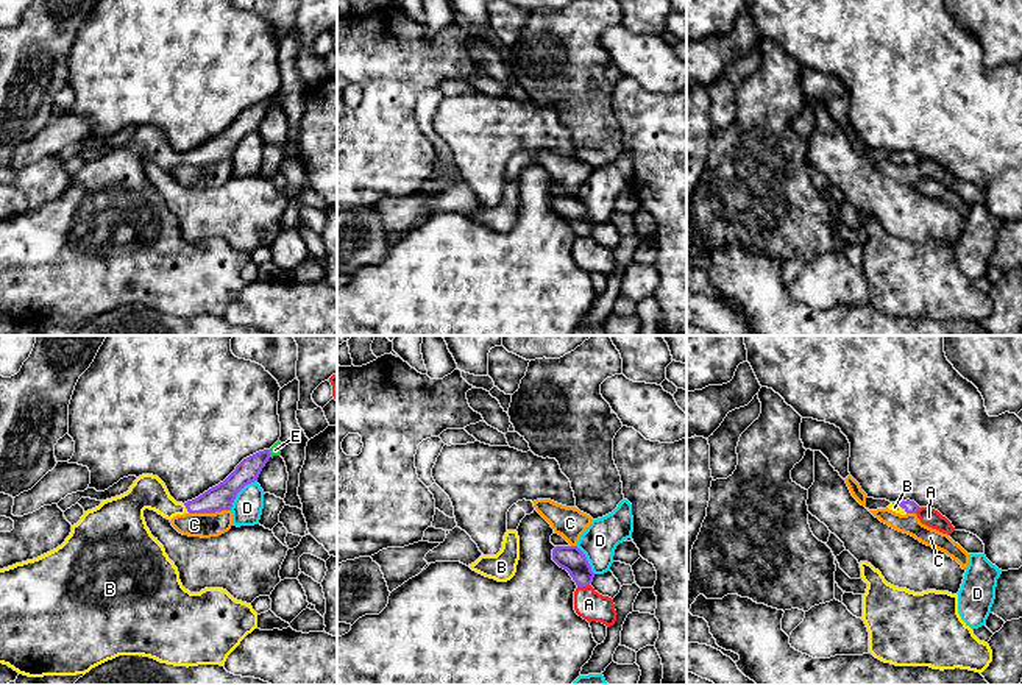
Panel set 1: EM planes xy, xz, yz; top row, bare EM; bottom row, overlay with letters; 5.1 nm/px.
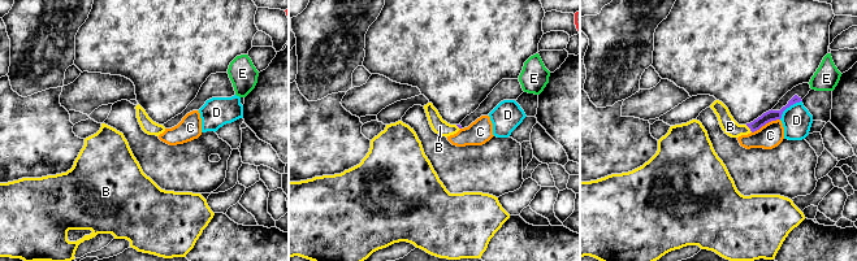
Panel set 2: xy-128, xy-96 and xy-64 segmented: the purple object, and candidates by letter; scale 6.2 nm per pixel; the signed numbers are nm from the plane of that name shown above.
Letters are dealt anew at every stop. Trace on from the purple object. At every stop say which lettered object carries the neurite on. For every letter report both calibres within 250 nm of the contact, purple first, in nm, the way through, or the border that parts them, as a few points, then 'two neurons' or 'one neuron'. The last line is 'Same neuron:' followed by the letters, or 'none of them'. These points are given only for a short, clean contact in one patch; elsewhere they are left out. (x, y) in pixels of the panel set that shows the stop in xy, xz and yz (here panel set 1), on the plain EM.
A: calibres 130 and 150 nm; two neurons
B: calibres 130 and 180 nm; way xy (219, 149), (186, 158), (167, 158), (149, 142); one neuron
C: calibres 130 and 130 nm; border xy (230, 159), (189, 164); two neurons
D: calibres 130 and 160 nm; border xy (256, 130), (237, 144), (230, 159); two neurons
E: calibres 120 and 60 nm; border xy (269, 100), (270, 106); two neurons
Same neuron: B

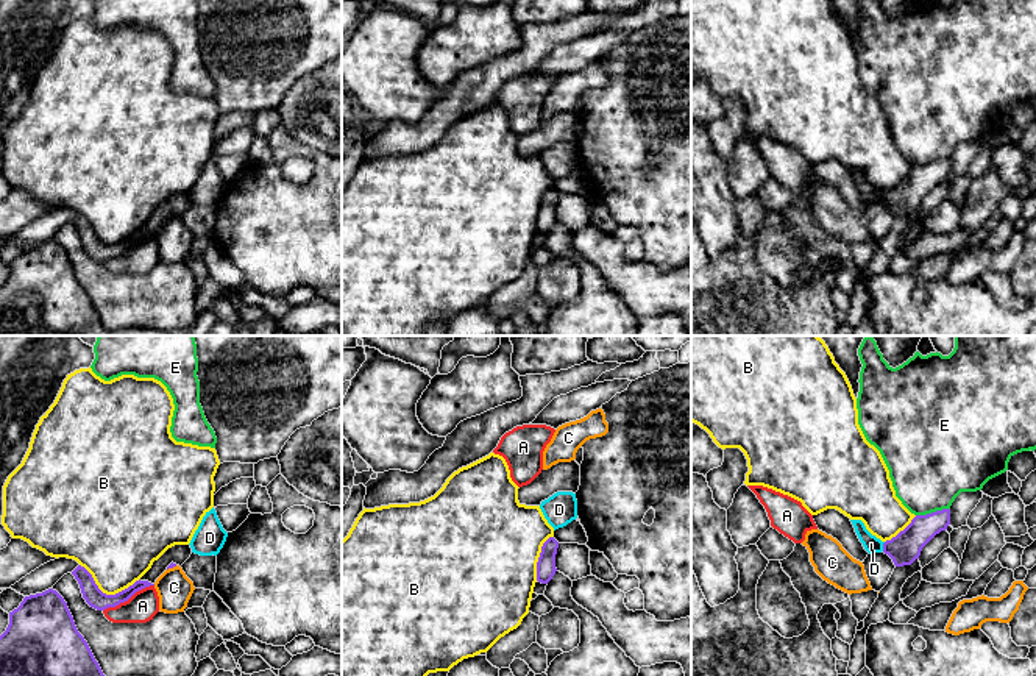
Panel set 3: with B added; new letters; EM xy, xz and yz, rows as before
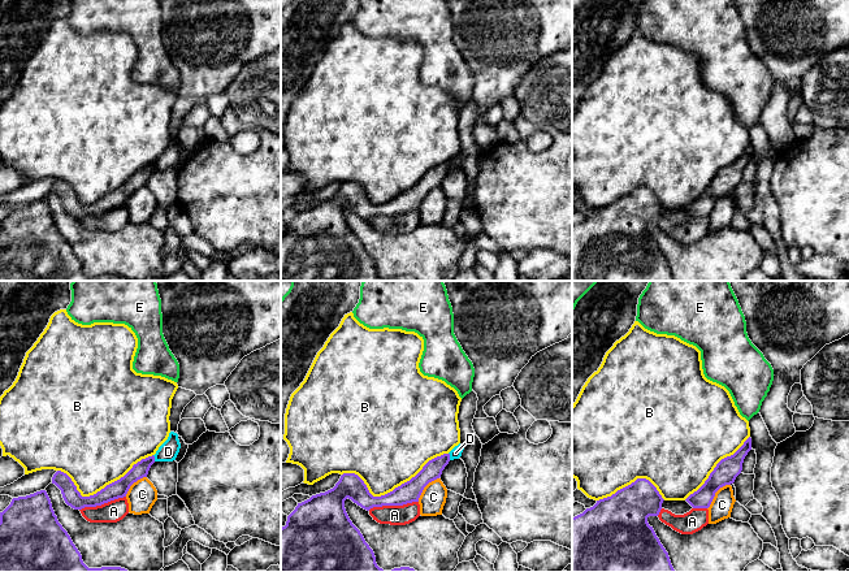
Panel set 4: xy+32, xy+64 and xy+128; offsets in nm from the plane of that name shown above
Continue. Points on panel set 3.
A: calibres 100 and 160 nm; two neurons
B: calibres 100 and 380 nm; two neurons
C: calibres 20 and 180 nm; two neurons
D: calibres 160 and 90 nm; border yz (885, 192), (882, 200); two neurons
E: calibres 160 and 420 nm; two neurons
Same neuron: none of them

